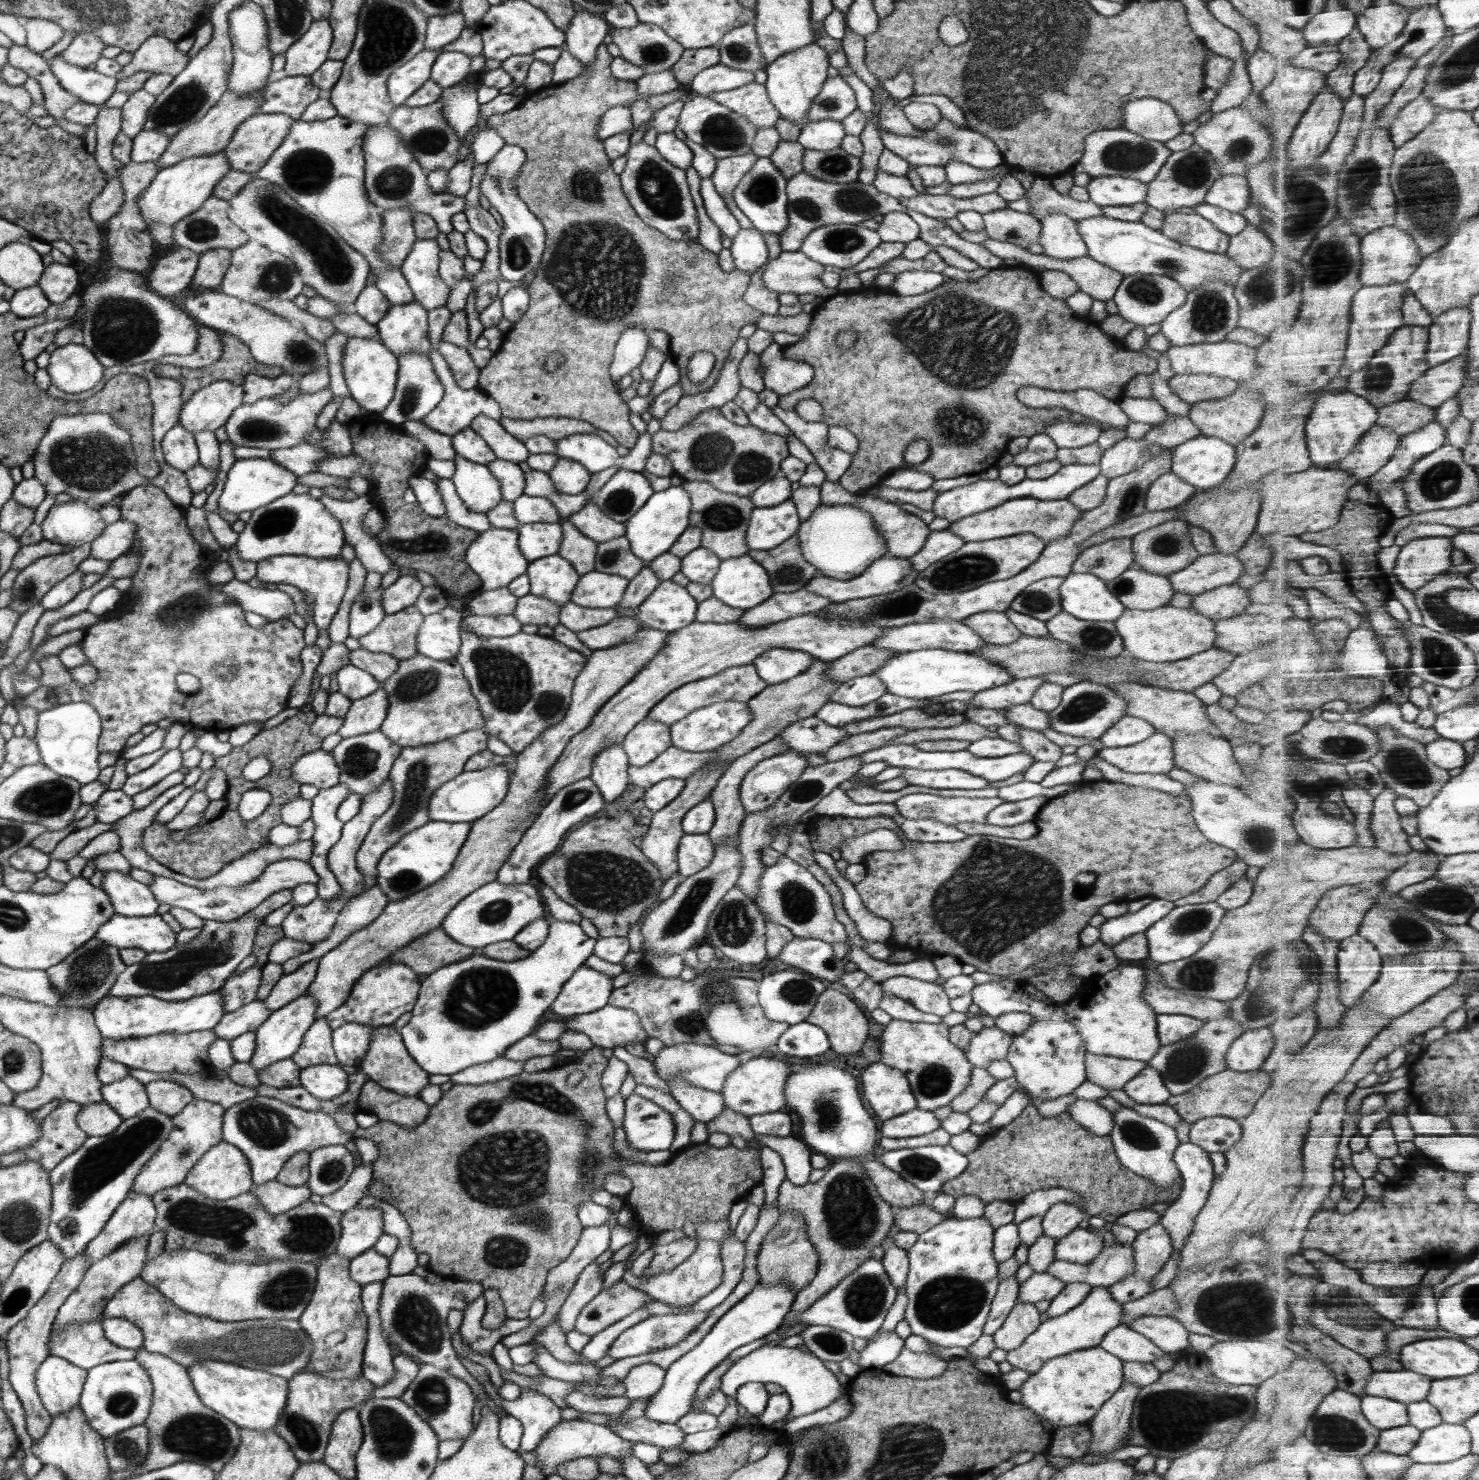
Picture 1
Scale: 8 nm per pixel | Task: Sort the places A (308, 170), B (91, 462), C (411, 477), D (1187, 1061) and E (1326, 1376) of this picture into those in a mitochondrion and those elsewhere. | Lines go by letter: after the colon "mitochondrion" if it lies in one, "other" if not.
A: mitochondrion
B: mitochondrion
C: other
D: mitochondrion
E: other

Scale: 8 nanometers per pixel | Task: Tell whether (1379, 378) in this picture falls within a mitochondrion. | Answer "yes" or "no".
yes

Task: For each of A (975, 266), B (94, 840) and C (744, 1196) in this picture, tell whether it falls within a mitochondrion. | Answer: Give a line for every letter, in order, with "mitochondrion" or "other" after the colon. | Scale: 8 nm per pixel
A: other
B: other
C: other

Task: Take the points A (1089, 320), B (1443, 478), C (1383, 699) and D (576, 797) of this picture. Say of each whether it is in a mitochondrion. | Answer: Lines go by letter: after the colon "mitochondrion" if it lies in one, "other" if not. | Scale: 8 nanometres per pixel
A: other
B: mitochondrion
C: other
D: mitochondrion

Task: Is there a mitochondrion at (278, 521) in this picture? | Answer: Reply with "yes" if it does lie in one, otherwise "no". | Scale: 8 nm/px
yes

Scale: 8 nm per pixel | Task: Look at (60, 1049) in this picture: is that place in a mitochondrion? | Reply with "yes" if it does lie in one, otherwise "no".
no

